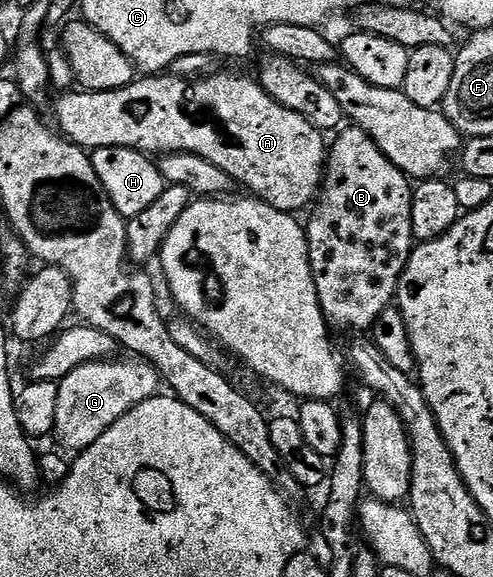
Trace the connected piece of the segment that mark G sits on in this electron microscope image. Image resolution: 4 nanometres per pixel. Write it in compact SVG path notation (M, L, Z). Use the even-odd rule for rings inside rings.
M140 358L117 359L96 360L79 366L57 384L59 410L55 413L55 436L73 454L80 454L92 446L104 432L115 426L115 422L119 422L119 418L123 418L123 414L158 395L160 388L157 387L162 387L161 375L149 361Z

